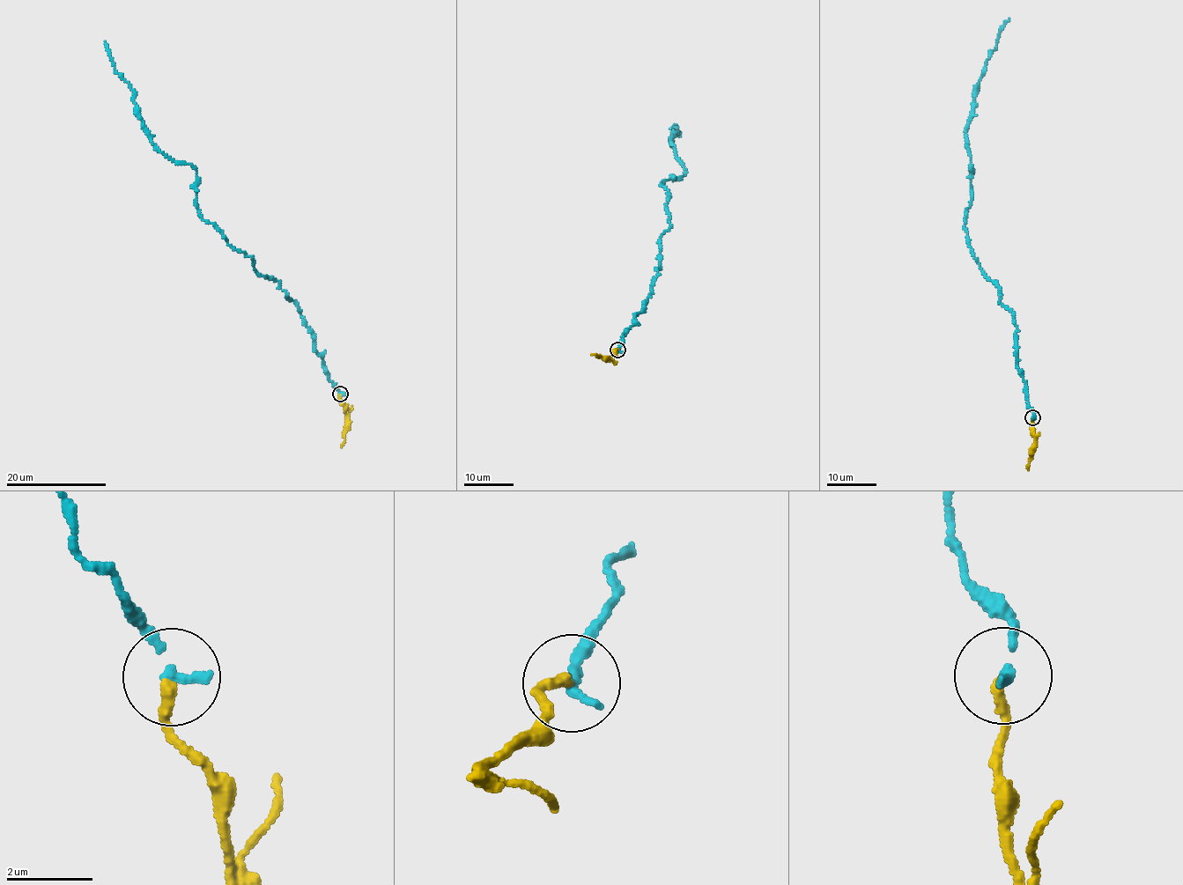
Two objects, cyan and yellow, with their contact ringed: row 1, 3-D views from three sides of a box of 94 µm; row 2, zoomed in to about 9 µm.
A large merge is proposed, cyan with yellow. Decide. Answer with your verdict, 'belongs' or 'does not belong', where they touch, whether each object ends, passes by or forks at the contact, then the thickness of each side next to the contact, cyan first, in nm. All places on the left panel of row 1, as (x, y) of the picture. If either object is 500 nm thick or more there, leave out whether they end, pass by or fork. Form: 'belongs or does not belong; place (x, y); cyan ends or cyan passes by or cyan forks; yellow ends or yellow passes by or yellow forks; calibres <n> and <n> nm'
does not belong; place (340, 394); cyan ends; yellow ends; calibres 240 and 240 nm

